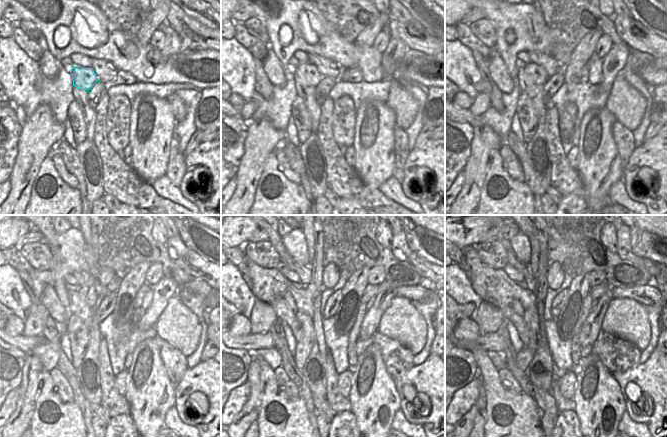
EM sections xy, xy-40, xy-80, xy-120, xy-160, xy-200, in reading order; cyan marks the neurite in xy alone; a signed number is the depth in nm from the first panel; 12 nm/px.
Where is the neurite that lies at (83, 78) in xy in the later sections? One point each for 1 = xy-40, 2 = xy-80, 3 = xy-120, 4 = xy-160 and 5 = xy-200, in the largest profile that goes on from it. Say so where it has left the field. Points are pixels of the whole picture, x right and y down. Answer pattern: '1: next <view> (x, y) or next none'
1: next xy-40 (307, 71)
2: next xy-80 (538, 74)
3: next xy-120 (88, 293)
4: next xy-160 (315, 288)
5: next xy-200 (541, 287)

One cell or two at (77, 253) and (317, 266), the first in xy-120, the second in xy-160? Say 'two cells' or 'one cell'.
two cells

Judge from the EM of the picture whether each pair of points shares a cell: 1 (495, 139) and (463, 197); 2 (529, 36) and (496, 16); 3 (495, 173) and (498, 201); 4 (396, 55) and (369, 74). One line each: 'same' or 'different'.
1: same
2: same
3: same
4: different

